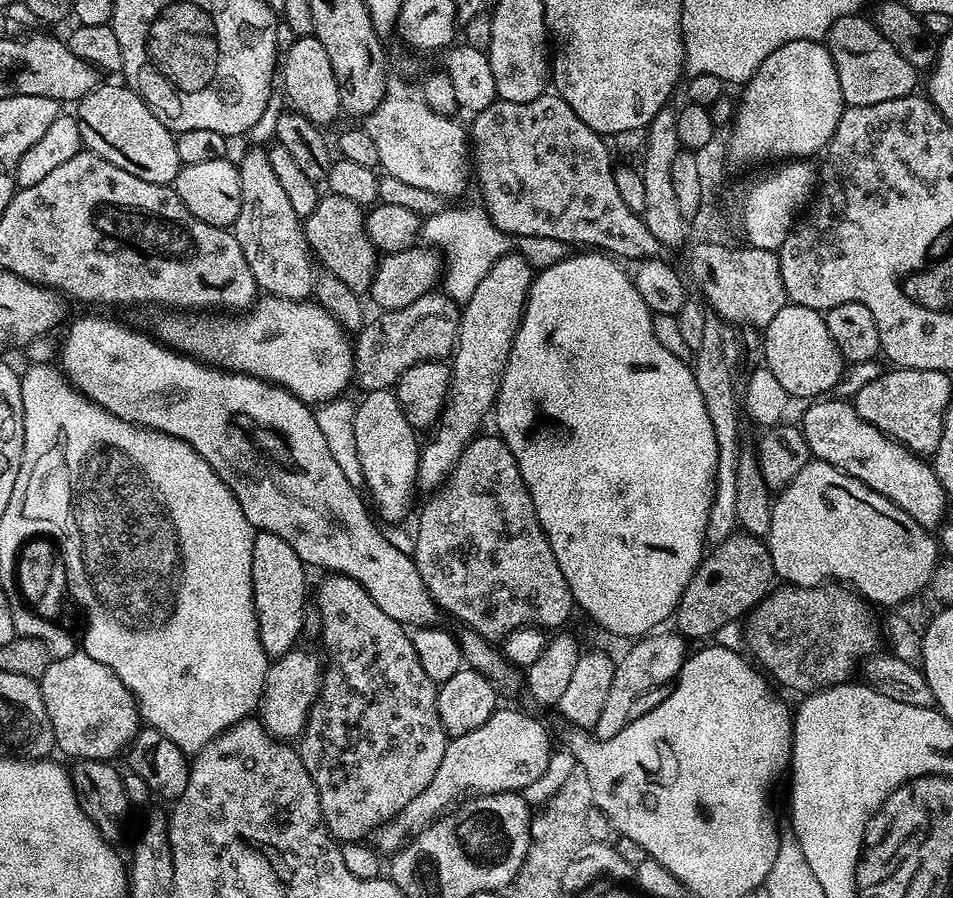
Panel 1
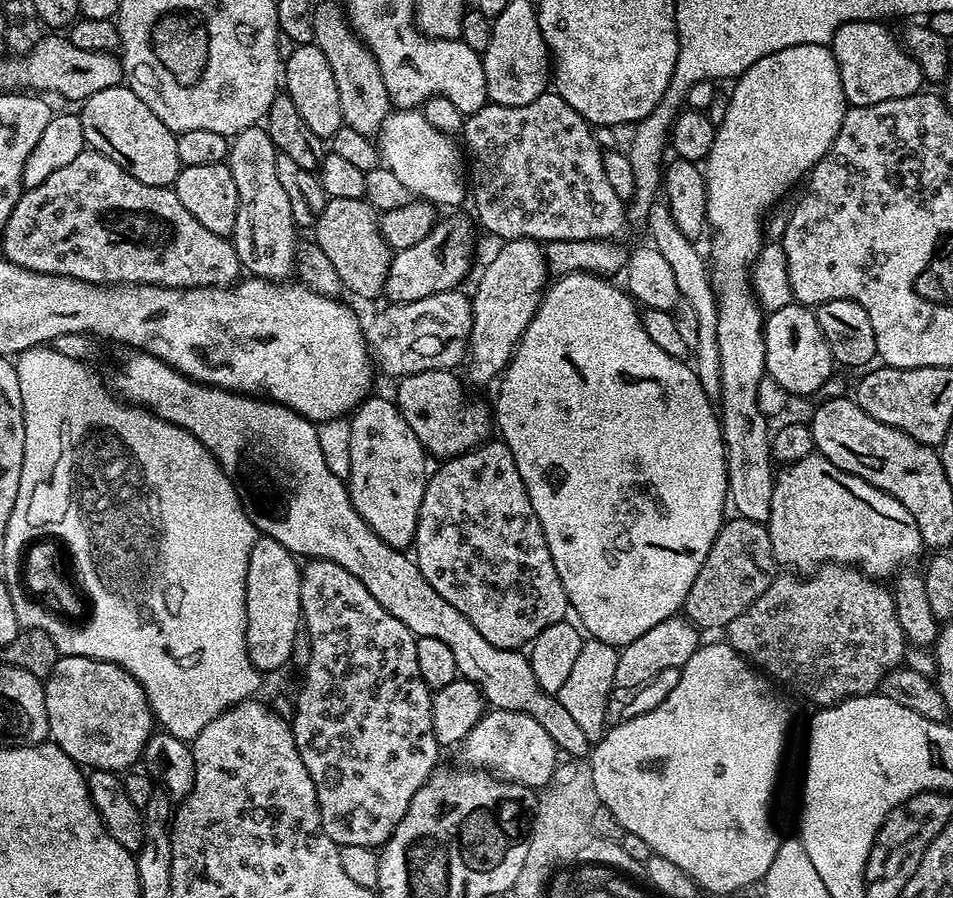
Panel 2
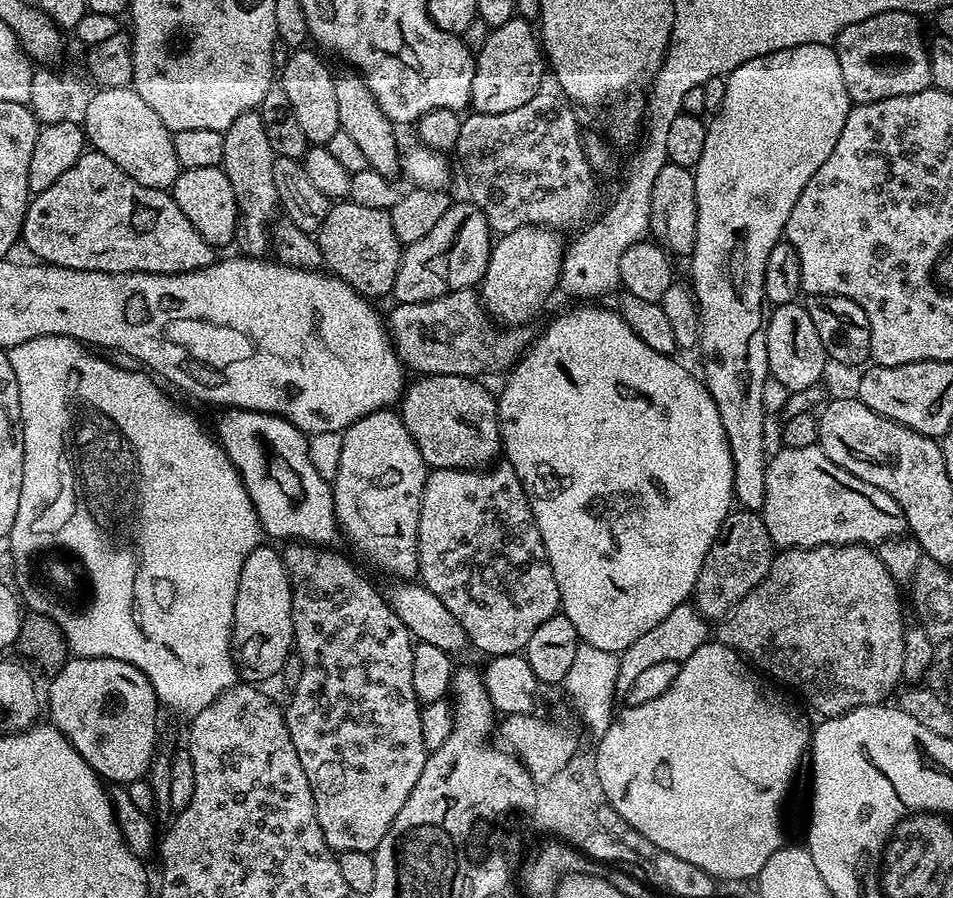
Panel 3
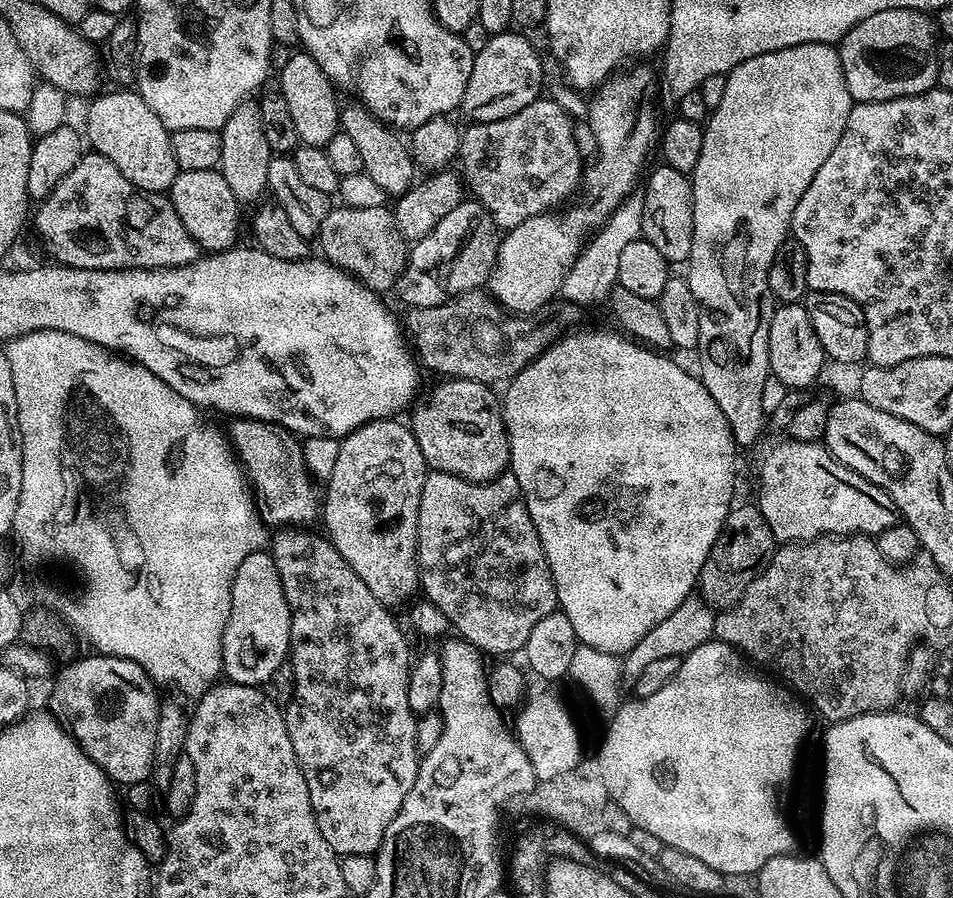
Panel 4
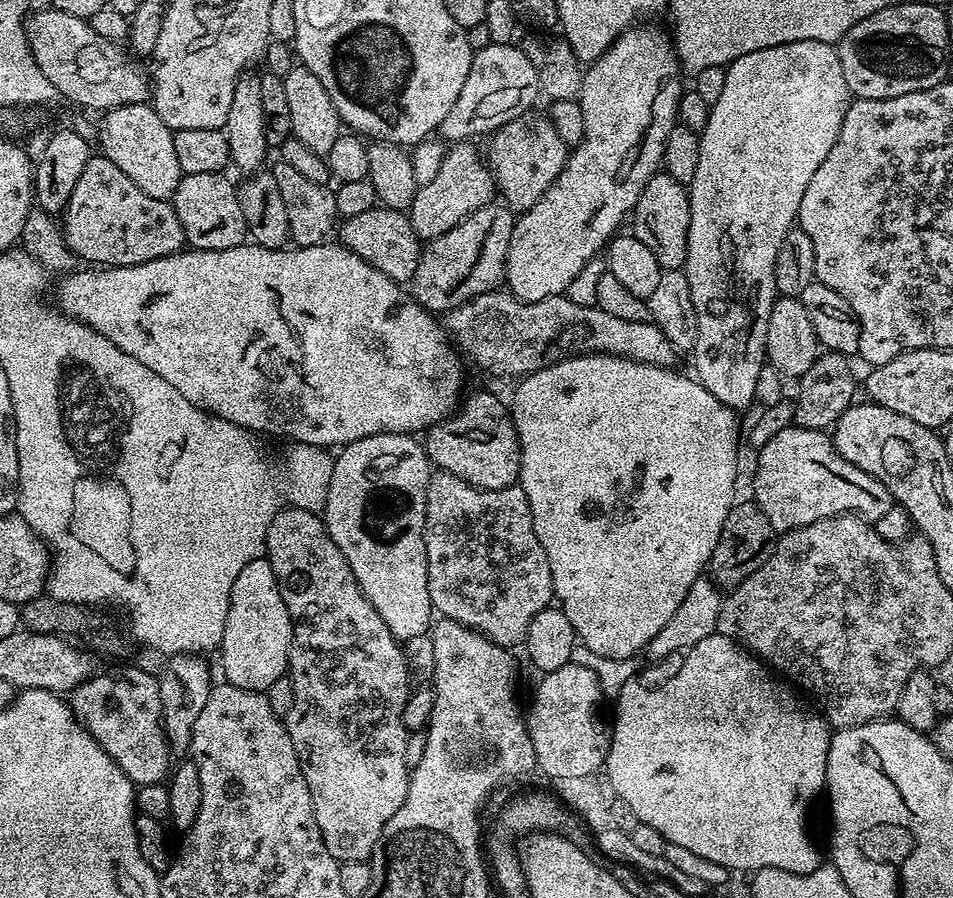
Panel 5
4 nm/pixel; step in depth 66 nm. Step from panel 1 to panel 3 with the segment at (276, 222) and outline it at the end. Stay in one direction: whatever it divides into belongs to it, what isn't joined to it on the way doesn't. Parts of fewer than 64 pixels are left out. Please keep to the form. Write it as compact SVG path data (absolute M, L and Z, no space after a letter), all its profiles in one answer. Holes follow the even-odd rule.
M250 111L247 112L244 115L240 115L238 119L235 119L234 122L229 126L227 131L224 133L224 143L225 143L225 149L223 151L223 162L221 164L221 167L224 169L224 173L230 180L230 186L233 187L234 189L234 196L236 200L236 204L239 207L239 212L240 212L240 218L237 223L237 229L236 229L236 239L235 243L236 246L239 246L237 248L243 255L248 255L248 256L259 256L259 257L265 257L267 255L267 252L269 251L270 248L270 226L268 230L268 222L271 220L274 212L278 210L278 205L279 205L279 200L277 198L277 187L274 186L273 182L273 162L275 160L275 152L273 150L273 147L270 146L270 140L268 137L266 137L266 130L263 129L262 125L262 120L261 116L257 111Z

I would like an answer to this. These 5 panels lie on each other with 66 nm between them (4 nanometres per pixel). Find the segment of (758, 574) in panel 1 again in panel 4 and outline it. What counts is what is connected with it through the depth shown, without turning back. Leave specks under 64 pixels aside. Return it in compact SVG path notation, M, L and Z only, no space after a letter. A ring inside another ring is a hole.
M737 503L730 511L710 554L706 554L706 562L702 562L698 581L699 595L707 604L716 610L727 610L742 598L746 586L750 586L753 578L768 563L776 551L778 542L766 522L762 518L759 507L755 503Z

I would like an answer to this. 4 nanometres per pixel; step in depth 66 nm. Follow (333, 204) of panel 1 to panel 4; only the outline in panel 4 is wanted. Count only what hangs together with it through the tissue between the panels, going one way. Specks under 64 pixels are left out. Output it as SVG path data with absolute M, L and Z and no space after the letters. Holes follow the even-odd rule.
M345 206L333 207L326 214L326 222L320 227L318 243L323 259L336 264L368 288L384 294L395 289L404 272L410 251L409 241L398 230L396 213L388 206L373 206L352 209Z

